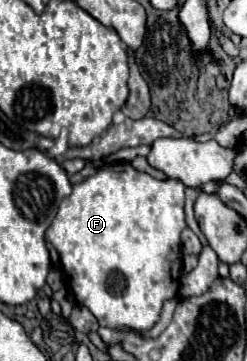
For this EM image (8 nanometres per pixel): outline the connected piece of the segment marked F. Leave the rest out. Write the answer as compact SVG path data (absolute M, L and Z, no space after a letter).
M112 163L98 169L84 183L74 185L72 193L60 203L58 213L46 231L46 239L60 253L62 267L66 259L64 275L76 303L86 305L100 325L148 331L158 321L162 303L176 297L182 271L180 233L186 227L184 191L186 187L180 181L158 181L148 173L136 171L130 163Z

